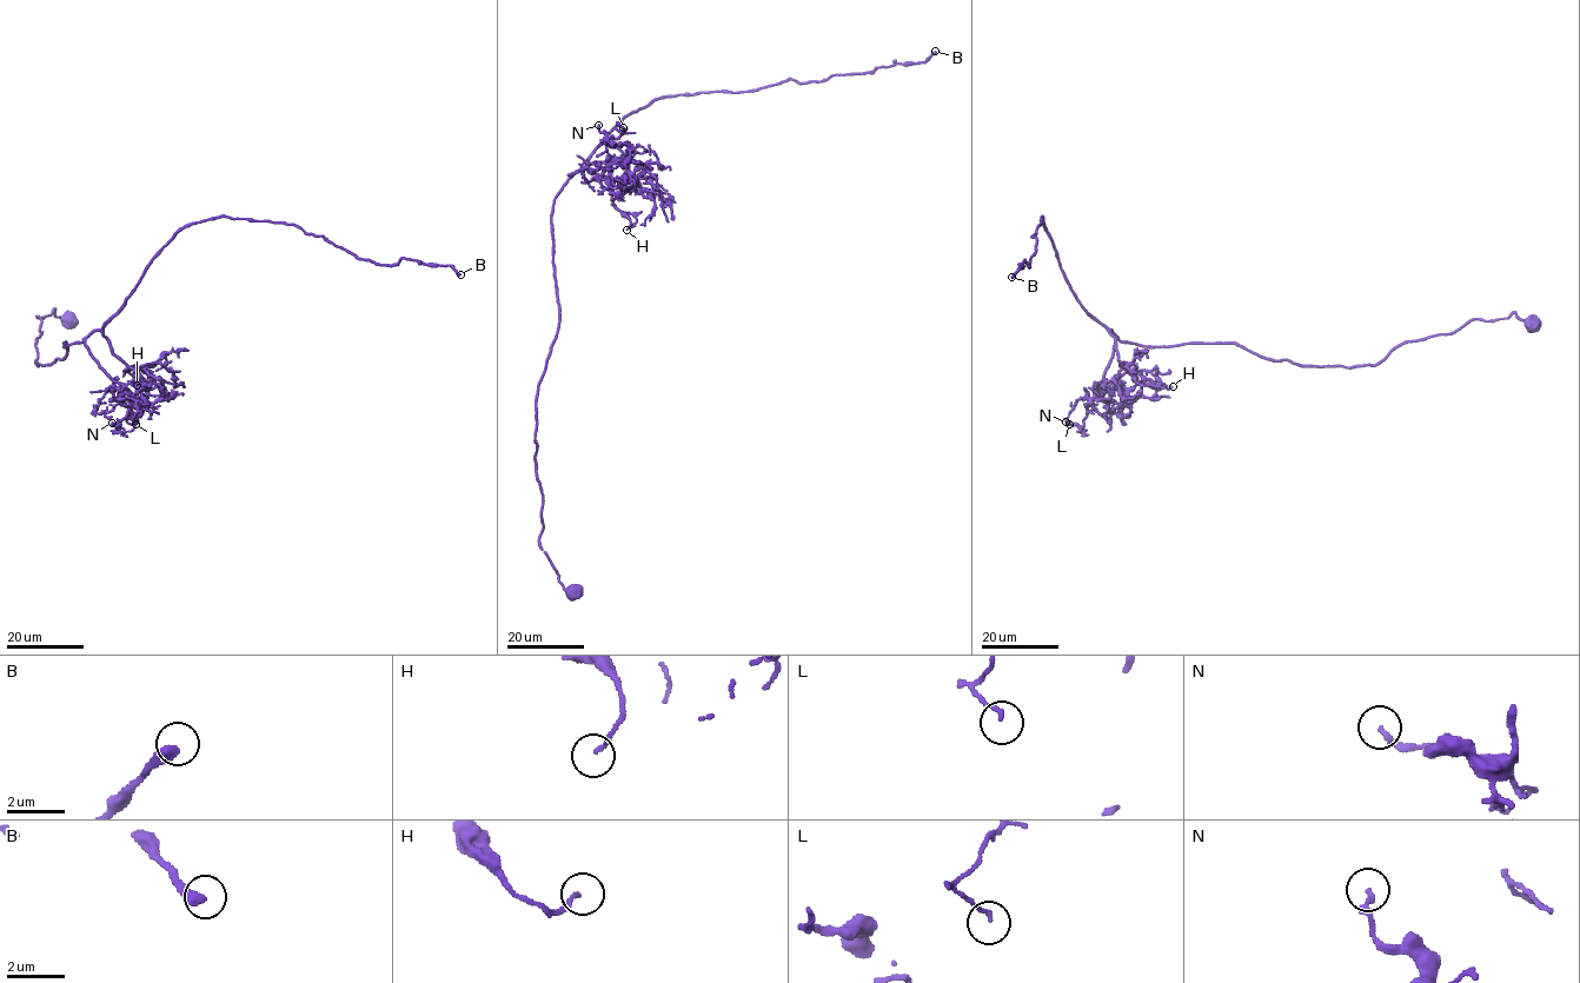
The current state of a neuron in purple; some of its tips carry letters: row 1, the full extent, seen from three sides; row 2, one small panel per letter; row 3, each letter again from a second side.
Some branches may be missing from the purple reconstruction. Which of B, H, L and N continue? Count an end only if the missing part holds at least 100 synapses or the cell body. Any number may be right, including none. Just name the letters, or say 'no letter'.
no letter

